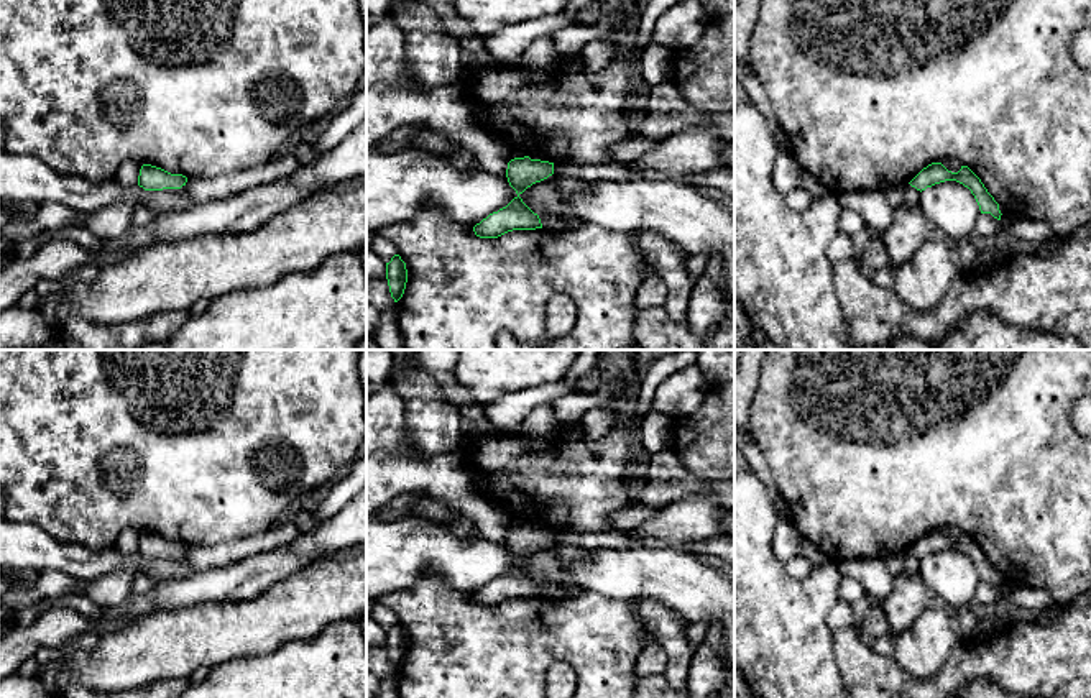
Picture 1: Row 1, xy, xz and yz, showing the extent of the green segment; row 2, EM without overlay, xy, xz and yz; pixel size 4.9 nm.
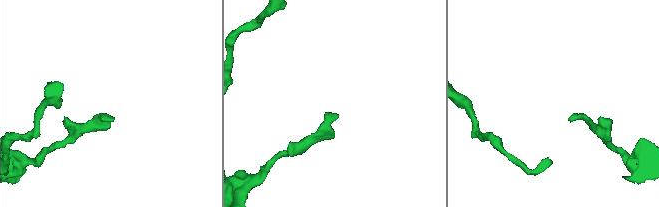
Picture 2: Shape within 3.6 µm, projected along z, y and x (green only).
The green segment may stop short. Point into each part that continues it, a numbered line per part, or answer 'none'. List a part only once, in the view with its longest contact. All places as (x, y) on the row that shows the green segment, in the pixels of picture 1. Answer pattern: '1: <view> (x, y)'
none

